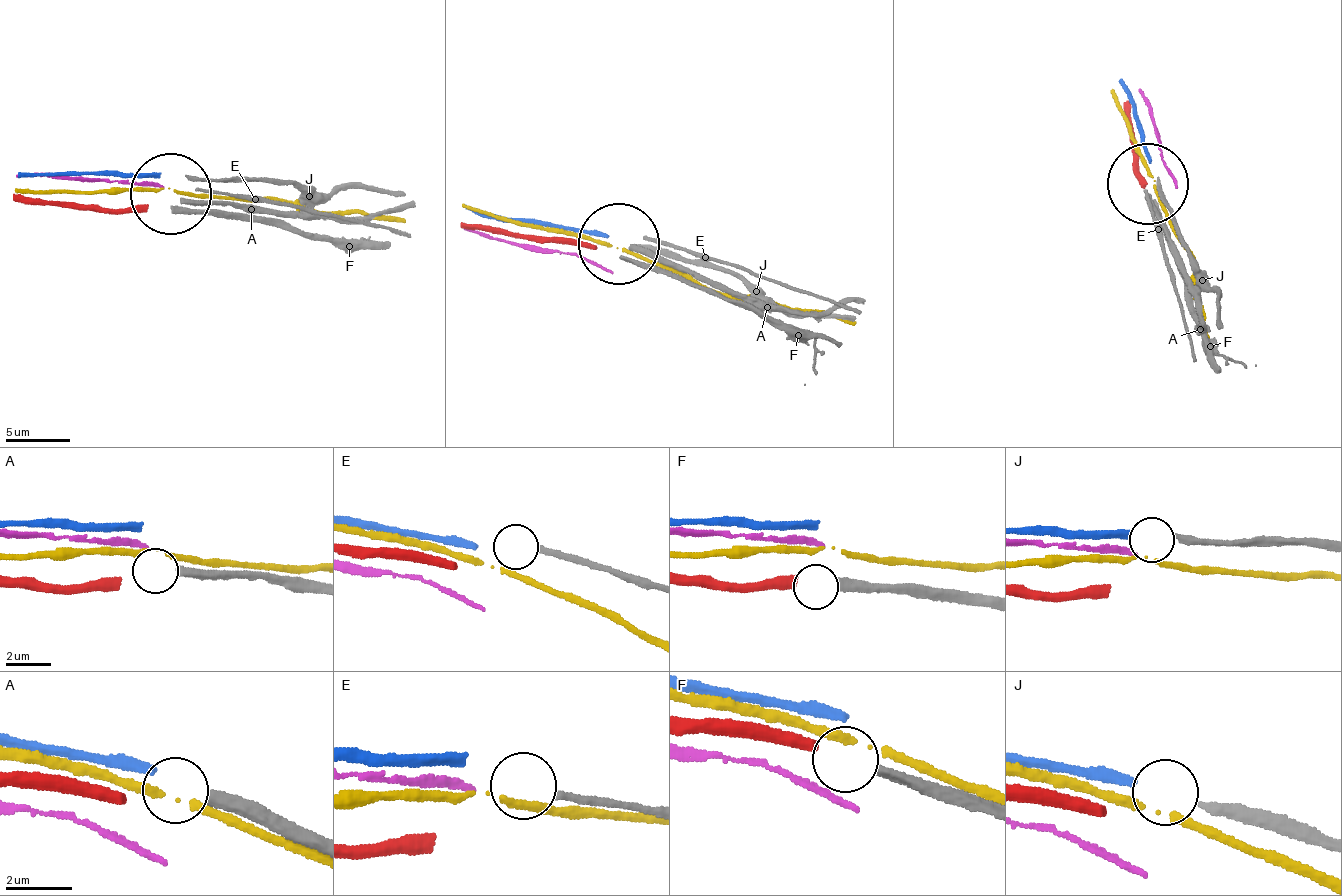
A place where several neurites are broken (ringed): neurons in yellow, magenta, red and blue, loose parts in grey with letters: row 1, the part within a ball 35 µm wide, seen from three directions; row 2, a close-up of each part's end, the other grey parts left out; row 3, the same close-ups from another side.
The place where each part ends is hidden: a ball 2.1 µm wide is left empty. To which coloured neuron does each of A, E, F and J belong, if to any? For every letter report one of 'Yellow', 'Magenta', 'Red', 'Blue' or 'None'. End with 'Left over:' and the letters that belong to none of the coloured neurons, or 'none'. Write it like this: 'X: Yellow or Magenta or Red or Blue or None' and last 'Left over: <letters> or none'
A: None
E: None
F: Red
J: Blue
Left over: A, E

